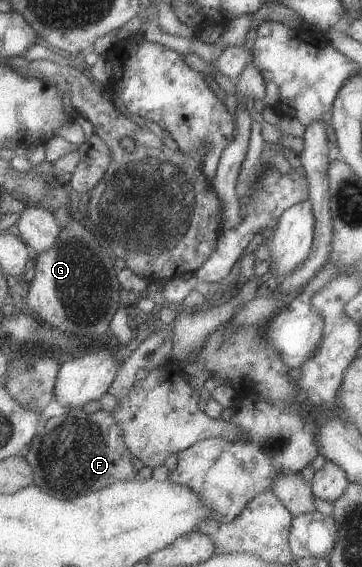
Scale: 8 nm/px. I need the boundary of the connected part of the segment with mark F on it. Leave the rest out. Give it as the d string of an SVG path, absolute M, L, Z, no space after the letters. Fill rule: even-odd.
M85 408L71 409L52 417L41 426L26 458L37 472L36 485L67 500L99 492L120 480L135 480L141 471L133 464L135 454L128 446L125 430L117 422L117 414L109 410L91 413Z

